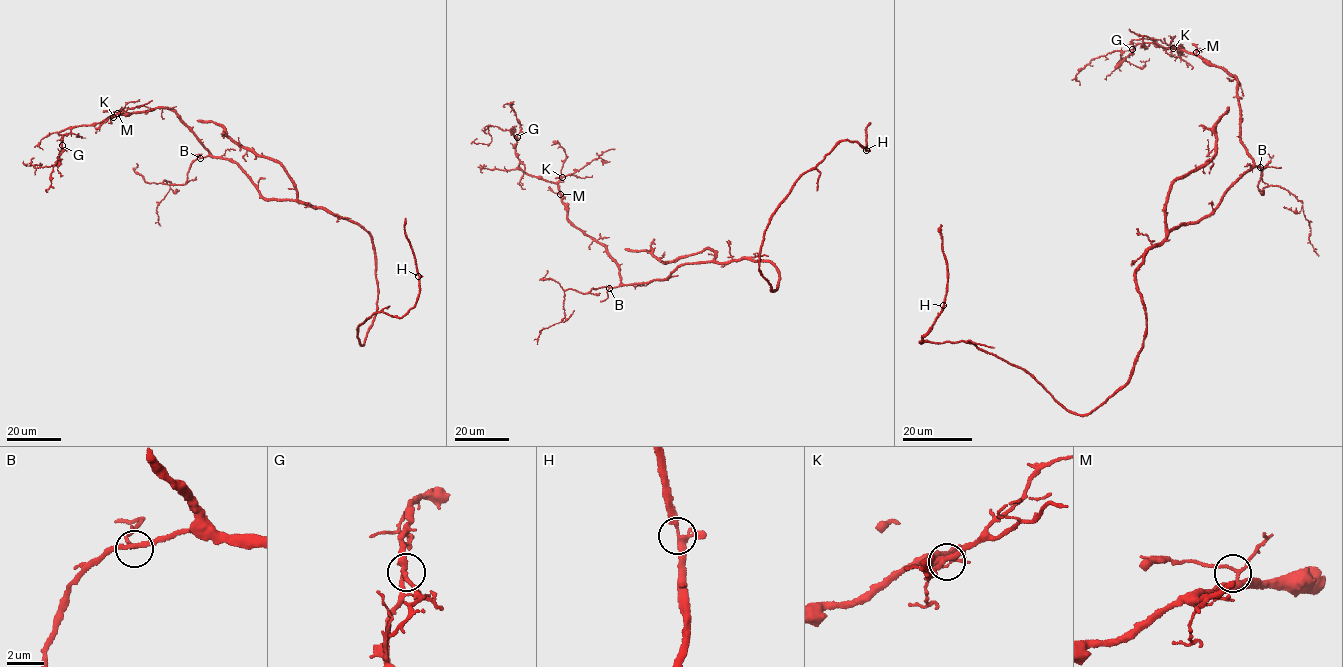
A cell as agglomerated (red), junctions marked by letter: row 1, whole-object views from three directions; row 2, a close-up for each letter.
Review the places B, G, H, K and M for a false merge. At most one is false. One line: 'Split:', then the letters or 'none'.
Split: H

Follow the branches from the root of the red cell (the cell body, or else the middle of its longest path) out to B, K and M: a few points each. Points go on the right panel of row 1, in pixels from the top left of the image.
B: (1155, 245), (1181, 223), (1207, 217), (1244, 173), (1260, 167)
K: (1155, 245), (1181, 223), (1207, 217), (1253, 163), (1240, 135), (1237, 78), (1173, 48)
M: (1155, 245), (1181, 223), (1207, 217), (1253, 164), (1240, 135), (1238, 79), (1221, 68), (1208, 66), (1196, 52)

